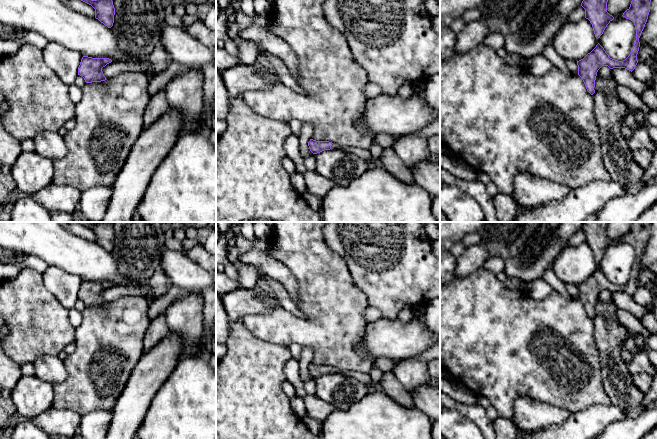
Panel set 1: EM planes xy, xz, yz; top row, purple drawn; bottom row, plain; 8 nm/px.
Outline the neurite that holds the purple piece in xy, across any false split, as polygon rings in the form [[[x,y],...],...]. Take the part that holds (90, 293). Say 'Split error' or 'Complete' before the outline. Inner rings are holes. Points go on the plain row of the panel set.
Complete. [[[83,280],[78,291],[78,299],[82,300],[86,307],[105,305],[102,292],[111,286],[109,282]]]

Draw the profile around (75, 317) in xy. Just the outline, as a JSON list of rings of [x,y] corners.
[[[75,307],[69,310],[69,320],[74,328],[82,324],[83,316]]]

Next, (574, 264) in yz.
[[[586,242],[566,246],[551,265],[557,278],[565,285],[579,285],[598,268],[592,248]]]

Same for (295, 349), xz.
[[[294,343],[294,344],[289,345],[288,347],[289,347],[290,353],[292,355],[292,358],[299,361],[300,357],[301,357],[301,352],[302,352],[303,346]]]

